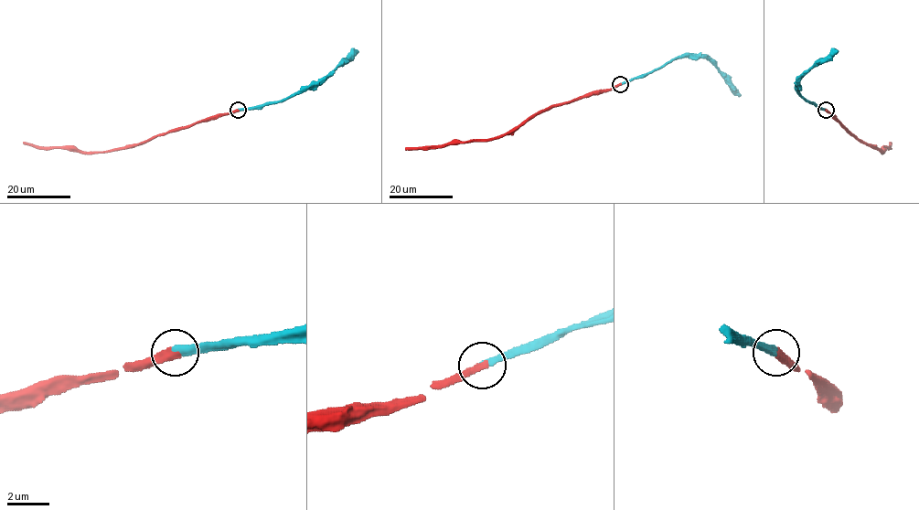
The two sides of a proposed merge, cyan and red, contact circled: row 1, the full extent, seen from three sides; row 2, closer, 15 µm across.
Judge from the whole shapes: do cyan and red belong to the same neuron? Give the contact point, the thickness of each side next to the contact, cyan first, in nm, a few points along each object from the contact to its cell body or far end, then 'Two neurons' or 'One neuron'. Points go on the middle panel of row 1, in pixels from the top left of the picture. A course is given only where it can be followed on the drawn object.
Place: (620, 84). Thickness 320 nm (cyan) against 380 nm. Course of cyan: (620, 84), (645, 77), (674, 59), (706, 57), (739, 96). Course of red: (620, 84), (541, 111), (493, 138), (406, 149). One neuron

